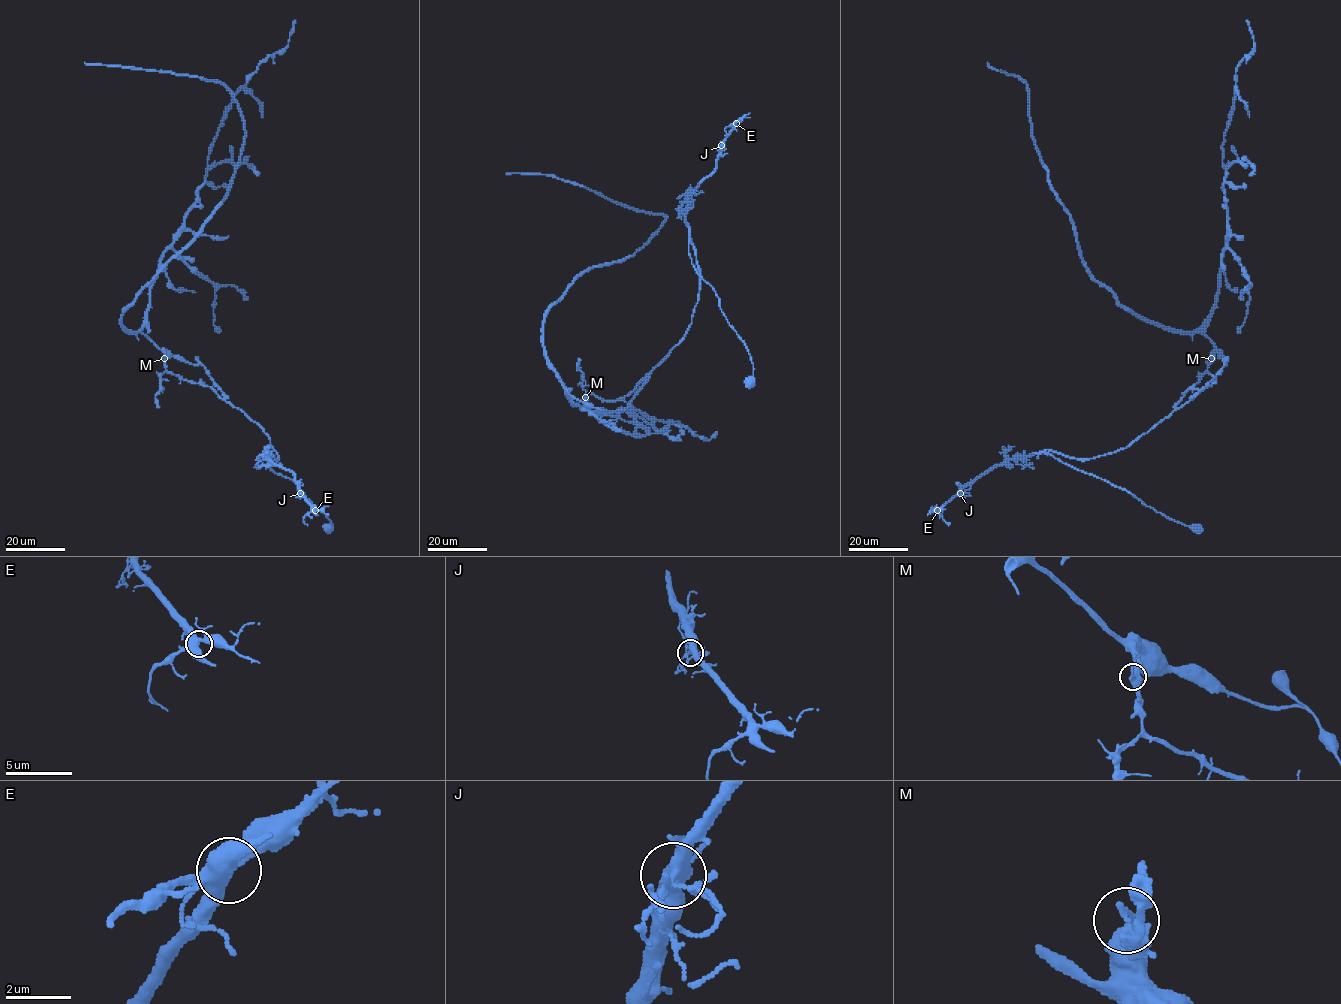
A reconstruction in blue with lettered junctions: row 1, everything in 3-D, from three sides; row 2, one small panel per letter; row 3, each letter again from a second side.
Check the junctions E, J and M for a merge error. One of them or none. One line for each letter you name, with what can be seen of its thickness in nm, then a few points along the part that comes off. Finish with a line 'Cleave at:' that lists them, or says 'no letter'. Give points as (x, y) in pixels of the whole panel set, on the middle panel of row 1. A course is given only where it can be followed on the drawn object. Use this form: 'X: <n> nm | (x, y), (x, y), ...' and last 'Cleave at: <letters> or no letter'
M: 280 nm | (585, 397), (622, 399), (687, 332), (700, 278), (690, 231), (692, 264), (752, 362), (747, 387)
Cleave at: M

